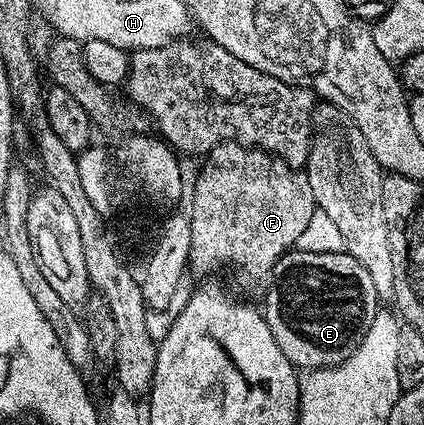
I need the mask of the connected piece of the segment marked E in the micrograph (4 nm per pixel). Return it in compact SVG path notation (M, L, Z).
M297 247L285 253L276 263L274 276L264 290L266 305L264 316L276 339L276 347L294 365L295 370L330 369L348 359L360 347L372 319L380 308L378 292L372 287L372 278L364 271L364 263L356 260L351 253L316 253Z

